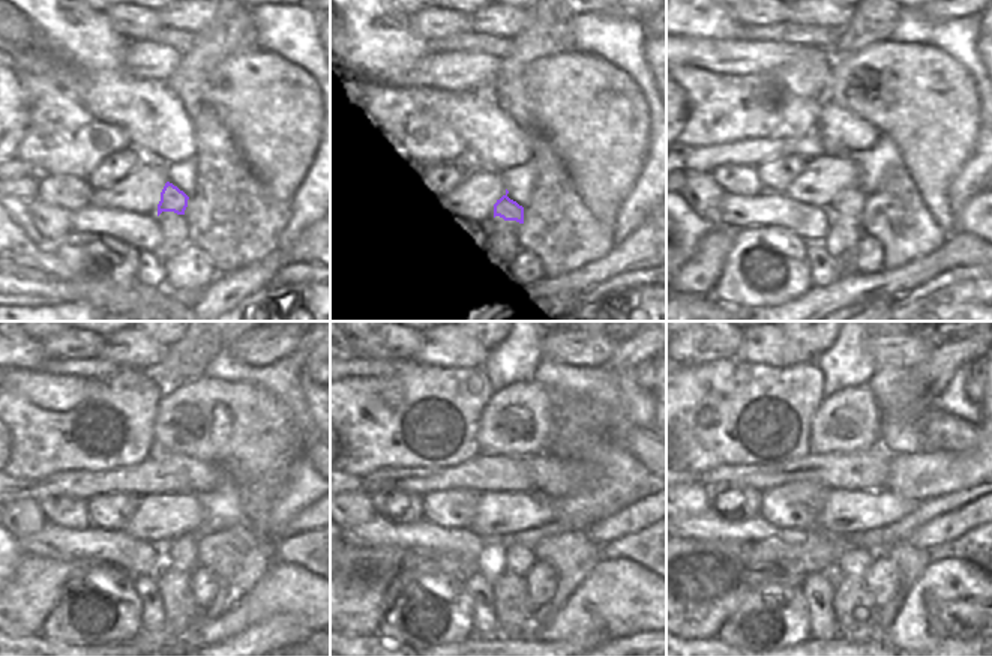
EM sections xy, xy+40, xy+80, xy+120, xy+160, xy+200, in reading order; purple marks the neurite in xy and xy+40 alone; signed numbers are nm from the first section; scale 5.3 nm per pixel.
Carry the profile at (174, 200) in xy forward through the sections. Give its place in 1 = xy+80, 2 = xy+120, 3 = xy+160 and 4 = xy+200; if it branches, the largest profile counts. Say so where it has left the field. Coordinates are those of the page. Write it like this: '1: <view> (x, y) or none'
1: xy+80 (854, 216)
2: xy+120 (185, 559)
3: xy+160 (520, 560)
4: xy+200 (853, 563)

